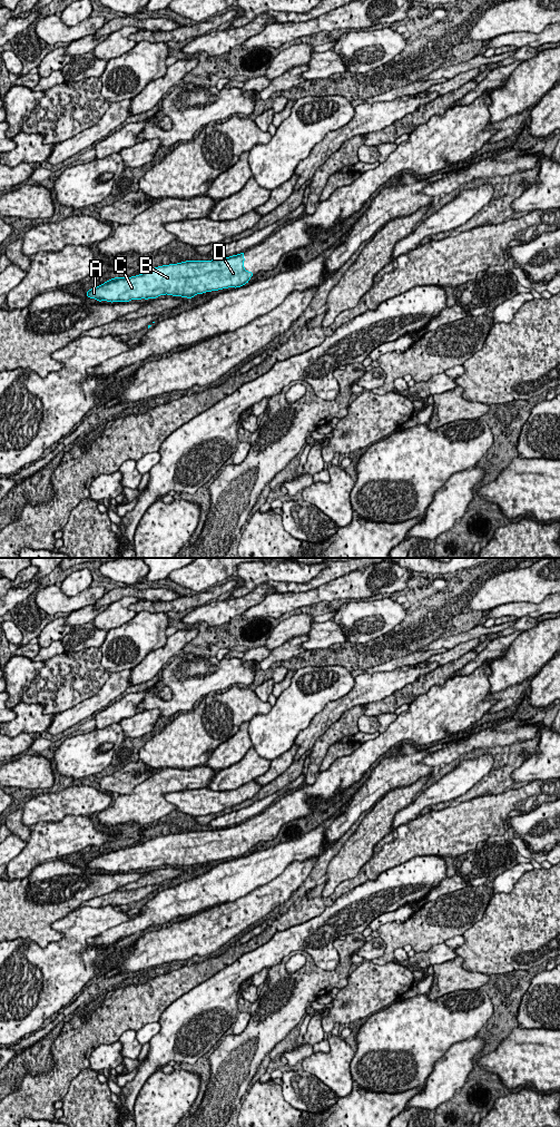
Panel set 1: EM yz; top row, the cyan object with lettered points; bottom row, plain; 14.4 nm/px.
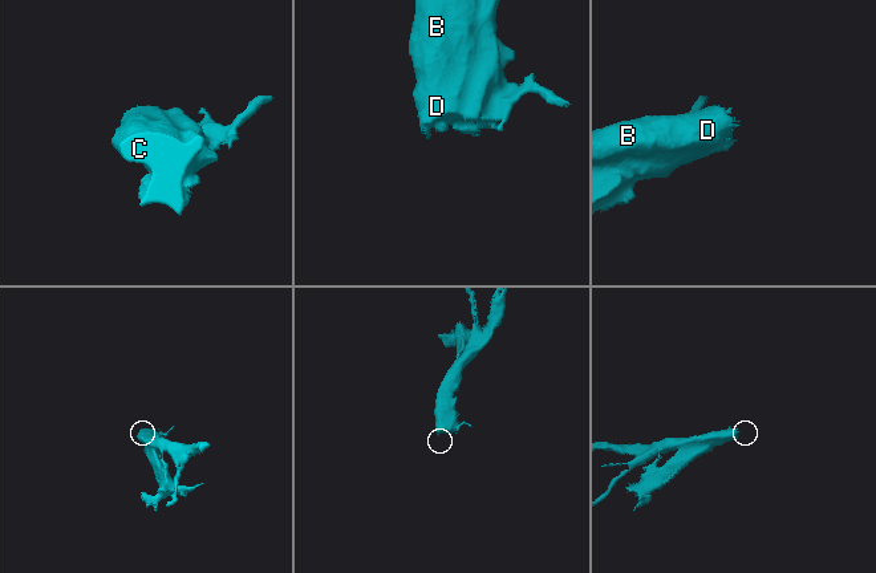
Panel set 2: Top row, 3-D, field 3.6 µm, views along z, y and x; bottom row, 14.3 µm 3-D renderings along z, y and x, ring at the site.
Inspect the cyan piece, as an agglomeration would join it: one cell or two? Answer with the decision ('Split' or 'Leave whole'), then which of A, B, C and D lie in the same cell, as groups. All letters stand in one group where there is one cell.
Leave whole. Groups: A B C D

